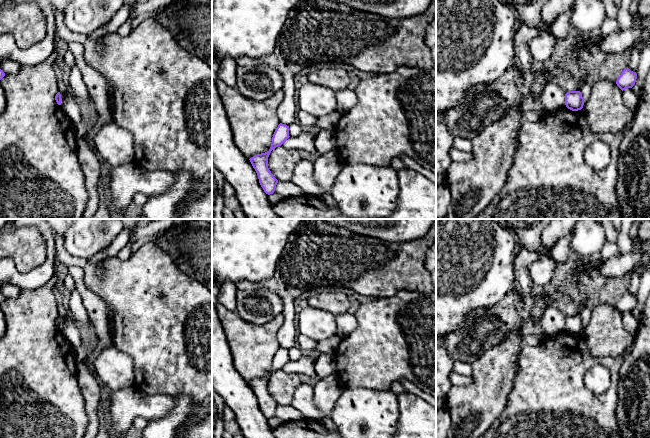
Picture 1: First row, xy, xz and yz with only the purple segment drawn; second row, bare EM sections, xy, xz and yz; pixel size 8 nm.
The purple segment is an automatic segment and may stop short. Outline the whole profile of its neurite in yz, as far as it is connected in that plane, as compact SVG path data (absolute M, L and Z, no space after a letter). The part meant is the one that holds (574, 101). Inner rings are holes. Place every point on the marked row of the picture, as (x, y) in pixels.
M569 91L565 94L565 105L572 111L578 111L583 108L584 98L580 91Z

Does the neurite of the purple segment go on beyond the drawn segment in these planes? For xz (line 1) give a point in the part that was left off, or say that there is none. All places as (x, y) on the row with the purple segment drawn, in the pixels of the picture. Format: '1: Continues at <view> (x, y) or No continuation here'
1: No continuation here

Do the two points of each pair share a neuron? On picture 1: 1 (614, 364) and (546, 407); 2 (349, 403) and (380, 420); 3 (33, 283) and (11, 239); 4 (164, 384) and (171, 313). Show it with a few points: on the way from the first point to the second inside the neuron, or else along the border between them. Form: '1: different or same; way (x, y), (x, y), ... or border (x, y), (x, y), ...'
1: same; way (596, 360), (589, 360), (562, 389)
2: same; way (356, 411), (372, 420)
3: different; border (46, 257), (25, 272), (10, 258)
4: same; way (164, 366), (171, 356), (171, 331)

